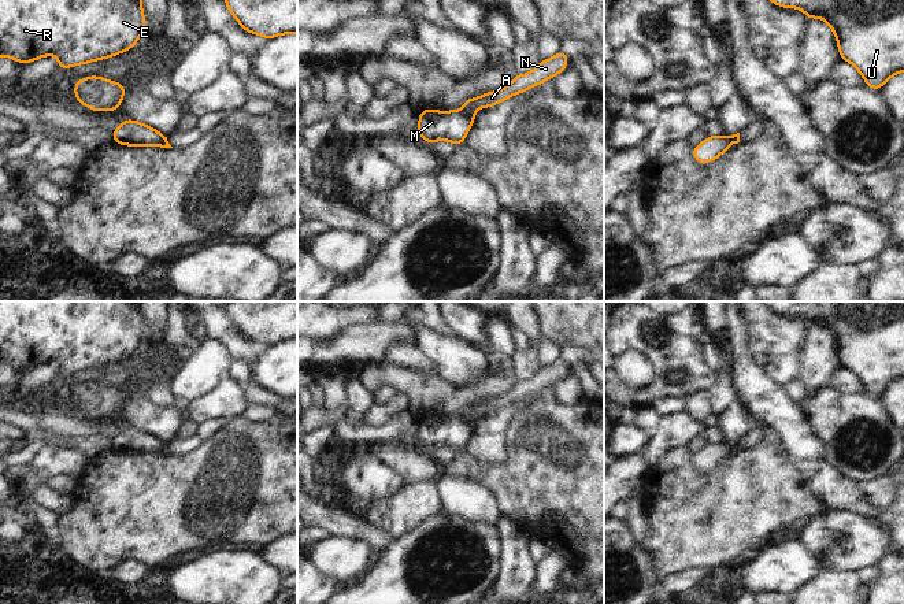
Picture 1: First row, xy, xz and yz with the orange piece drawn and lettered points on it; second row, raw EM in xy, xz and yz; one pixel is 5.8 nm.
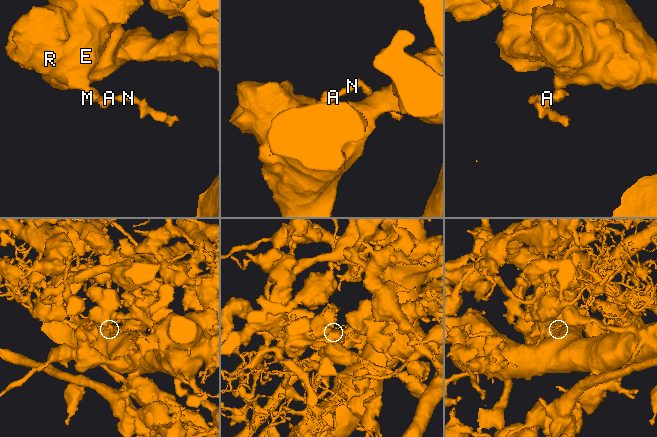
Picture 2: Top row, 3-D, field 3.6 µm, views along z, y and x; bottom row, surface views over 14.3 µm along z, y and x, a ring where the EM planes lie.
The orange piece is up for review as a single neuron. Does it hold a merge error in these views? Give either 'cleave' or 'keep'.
cleave

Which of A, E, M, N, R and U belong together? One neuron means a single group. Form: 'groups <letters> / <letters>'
groups A N / E M R U

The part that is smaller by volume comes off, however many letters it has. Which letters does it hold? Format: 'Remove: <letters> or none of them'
Remove: A, N

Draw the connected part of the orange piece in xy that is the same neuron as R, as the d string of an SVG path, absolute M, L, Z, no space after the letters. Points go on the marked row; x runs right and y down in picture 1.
M0 0L0 56L11 58L23 66L52 53L58 58L59 68L67 70L130 51L138 42L140 36L148 32L144 18L141 0Z

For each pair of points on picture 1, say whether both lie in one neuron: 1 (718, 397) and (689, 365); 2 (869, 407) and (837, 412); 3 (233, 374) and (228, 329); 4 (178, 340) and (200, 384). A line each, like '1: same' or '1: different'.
1: different
2: same
3: same
4: different

